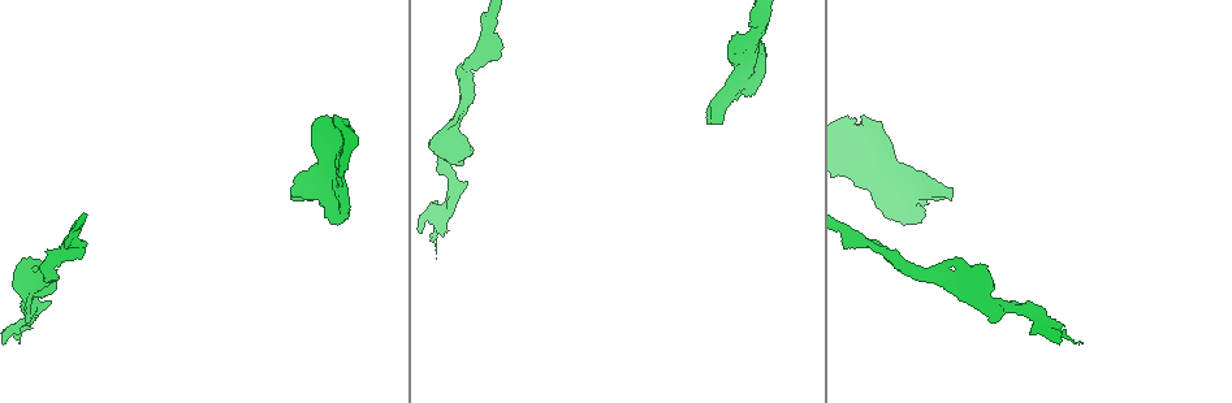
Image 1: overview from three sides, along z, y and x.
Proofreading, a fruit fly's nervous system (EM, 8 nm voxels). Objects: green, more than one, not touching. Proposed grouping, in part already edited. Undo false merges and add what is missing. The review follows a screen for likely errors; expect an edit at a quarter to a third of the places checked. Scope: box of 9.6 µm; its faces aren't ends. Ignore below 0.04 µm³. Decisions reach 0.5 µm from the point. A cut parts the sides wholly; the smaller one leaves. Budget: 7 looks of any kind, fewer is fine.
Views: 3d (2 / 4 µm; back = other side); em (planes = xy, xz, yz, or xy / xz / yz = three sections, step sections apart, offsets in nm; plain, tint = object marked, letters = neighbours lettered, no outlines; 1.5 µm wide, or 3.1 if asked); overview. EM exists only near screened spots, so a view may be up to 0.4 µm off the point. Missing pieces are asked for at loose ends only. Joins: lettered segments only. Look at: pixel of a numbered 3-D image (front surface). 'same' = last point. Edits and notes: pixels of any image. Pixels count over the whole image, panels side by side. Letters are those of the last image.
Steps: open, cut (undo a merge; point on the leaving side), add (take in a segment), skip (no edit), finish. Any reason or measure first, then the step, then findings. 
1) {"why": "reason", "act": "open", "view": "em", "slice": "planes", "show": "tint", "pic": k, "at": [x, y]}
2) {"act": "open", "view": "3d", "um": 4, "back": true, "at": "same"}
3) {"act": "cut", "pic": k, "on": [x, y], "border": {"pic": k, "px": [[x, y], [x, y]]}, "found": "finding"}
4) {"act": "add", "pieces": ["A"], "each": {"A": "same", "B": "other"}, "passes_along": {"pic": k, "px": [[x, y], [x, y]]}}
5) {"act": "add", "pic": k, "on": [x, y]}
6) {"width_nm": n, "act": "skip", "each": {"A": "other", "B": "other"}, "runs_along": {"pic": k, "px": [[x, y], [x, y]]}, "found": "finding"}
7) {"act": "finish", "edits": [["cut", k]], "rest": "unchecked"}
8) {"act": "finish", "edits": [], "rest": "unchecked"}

{"act": "open", "view": "3d", "um": 2, "pic": 1, "at": [458, 109]}

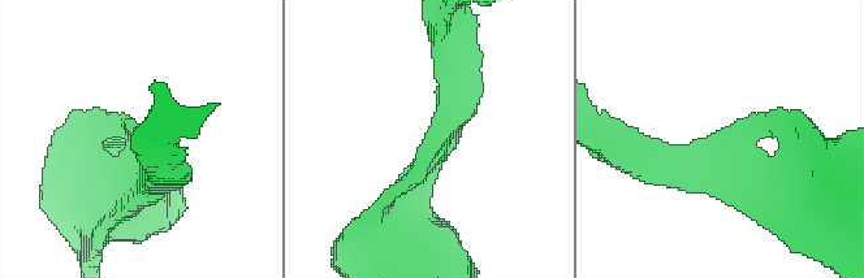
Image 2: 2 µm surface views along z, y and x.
{"arm_widths_nm": [220, 400], "why": "need the tissue", "act": "open", "view": "em", "slice": "xy", "step": 8, "show": "letters", "pic": 2, "at": [129, 132]}

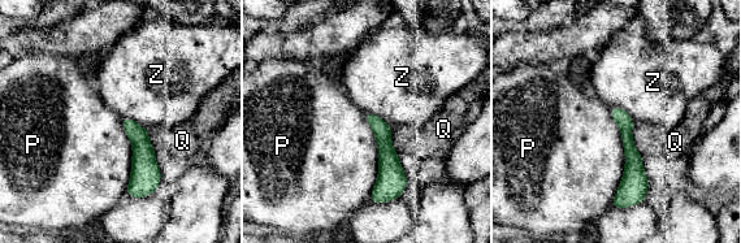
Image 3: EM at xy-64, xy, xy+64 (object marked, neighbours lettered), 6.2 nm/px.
{"act": "open", "view": "em", "slice": "planes", "show": "letters", "at": "same"}

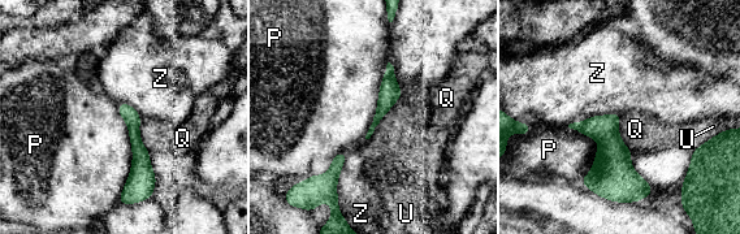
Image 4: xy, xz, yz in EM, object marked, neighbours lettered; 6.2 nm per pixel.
{"act": "skip", "each": {"P": "other", "Q": "other", "U": "other", "Z": "other"}, "found": "none of them fits"}

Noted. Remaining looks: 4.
{"act": "open", "view": "em", "slice": "planes", "show": "letters", "pic": 1, "at": [84, 245]}

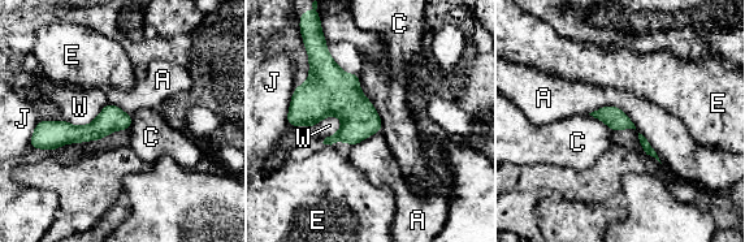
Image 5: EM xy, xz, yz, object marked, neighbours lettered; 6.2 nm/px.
{"act": "skip", "each": {"A": "other", "C": "other", "E": "other", "J": "other", "W": "other"}, "runs_along": {"pic": 5, "px": [[128, 119], [89, 133], [43, 129]]}, "found": "none of them fits"}

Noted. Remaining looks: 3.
{"why": "branch stops here", "act": "open", "view": "3d", "um": 2, "pic": 1, "at": [744, 35]}

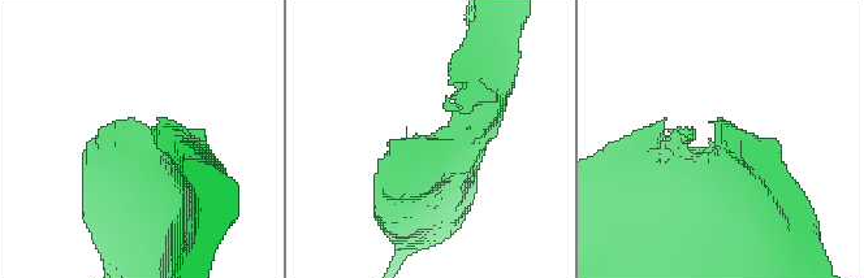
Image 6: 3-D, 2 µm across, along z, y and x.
{"why": "now the EM", "act": "open", "view": "em", "slice": "xz", "step": 8, "show": "tint", "pic": 6, "at": [128, 123]}

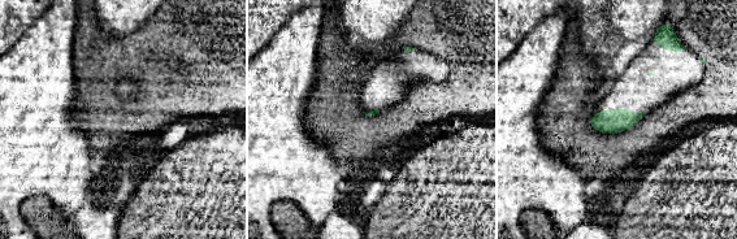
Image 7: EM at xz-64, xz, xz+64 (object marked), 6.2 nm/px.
{"why": "cut it another way", "act": "open", "view": "em", "slice": "planes", "show": "letters", "at": "same"}

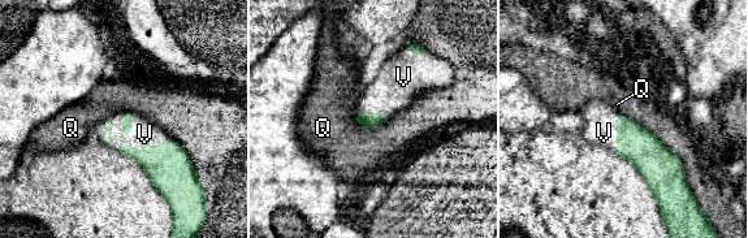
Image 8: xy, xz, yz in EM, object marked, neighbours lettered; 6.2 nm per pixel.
{"act": "add", "pieces": ["V"], "each": {"Q": "other", "V": "same"}, "passes_along": {"pic": 8, "px": [[163, 163], [128, 145], [145, 134]]}, "found": "it goes on there"}

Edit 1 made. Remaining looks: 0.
{"act": "finish", "edits": [["add", 8]], "rest": "unchecked"}

